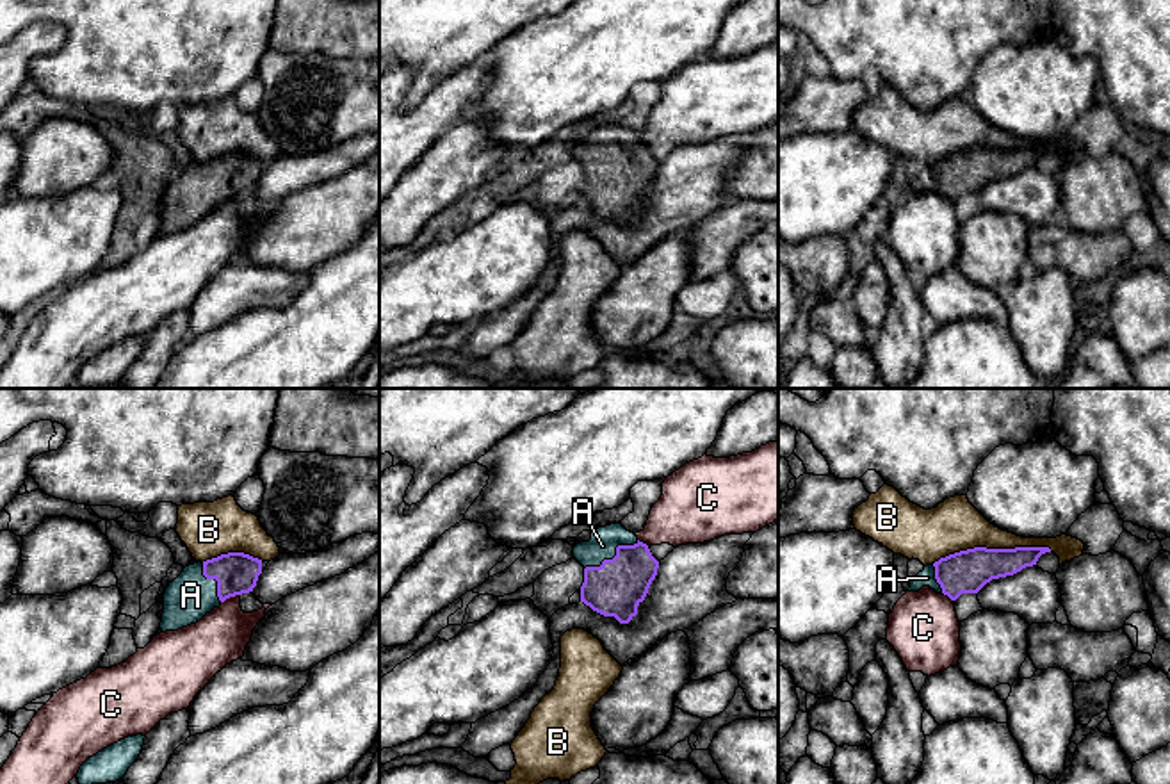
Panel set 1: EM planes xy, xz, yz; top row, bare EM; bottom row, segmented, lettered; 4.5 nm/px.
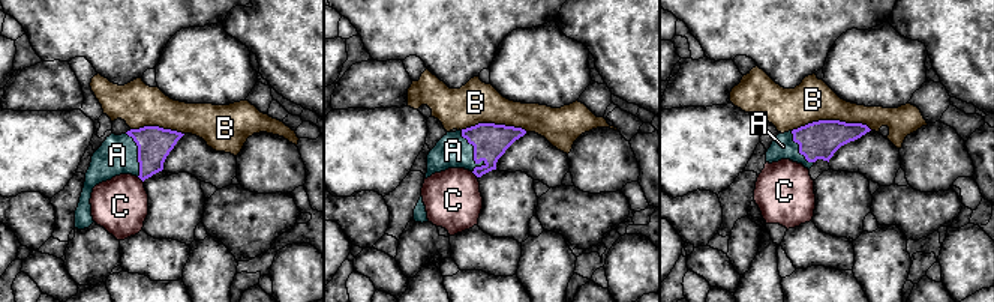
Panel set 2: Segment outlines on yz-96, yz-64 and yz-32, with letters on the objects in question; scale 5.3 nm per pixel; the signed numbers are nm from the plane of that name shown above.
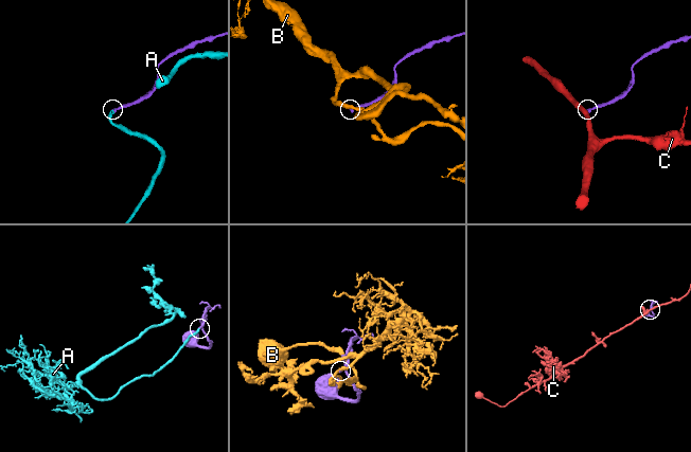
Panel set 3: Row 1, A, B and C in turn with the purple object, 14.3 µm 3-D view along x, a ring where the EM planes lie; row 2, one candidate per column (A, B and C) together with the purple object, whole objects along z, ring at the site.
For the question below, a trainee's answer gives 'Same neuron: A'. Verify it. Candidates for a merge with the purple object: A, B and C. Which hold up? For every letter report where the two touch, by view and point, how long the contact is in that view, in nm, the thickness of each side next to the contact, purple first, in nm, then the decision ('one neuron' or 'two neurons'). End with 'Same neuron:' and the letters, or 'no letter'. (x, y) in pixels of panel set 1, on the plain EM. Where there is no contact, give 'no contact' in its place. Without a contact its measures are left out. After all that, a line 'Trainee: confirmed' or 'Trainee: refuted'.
A: xz (615, 157) | 280 nm | 260/130 nm | one neuron
B: yz (992, 150) | 550 nm | 190/240 nm | two neurons
C: xy (228, 198) | 90 nm | 190/240 nm | two neurons
Same neuron: A
Trainee: confirmed

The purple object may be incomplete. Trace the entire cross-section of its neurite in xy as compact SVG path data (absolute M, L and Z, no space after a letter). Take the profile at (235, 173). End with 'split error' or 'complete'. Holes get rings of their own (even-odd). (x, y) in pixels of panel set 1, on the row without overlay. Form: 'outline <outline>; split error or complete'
outline M244 153L185 167L166 189L162 233L196 225L226 200L253 192L260 175L262 160Z; split error

